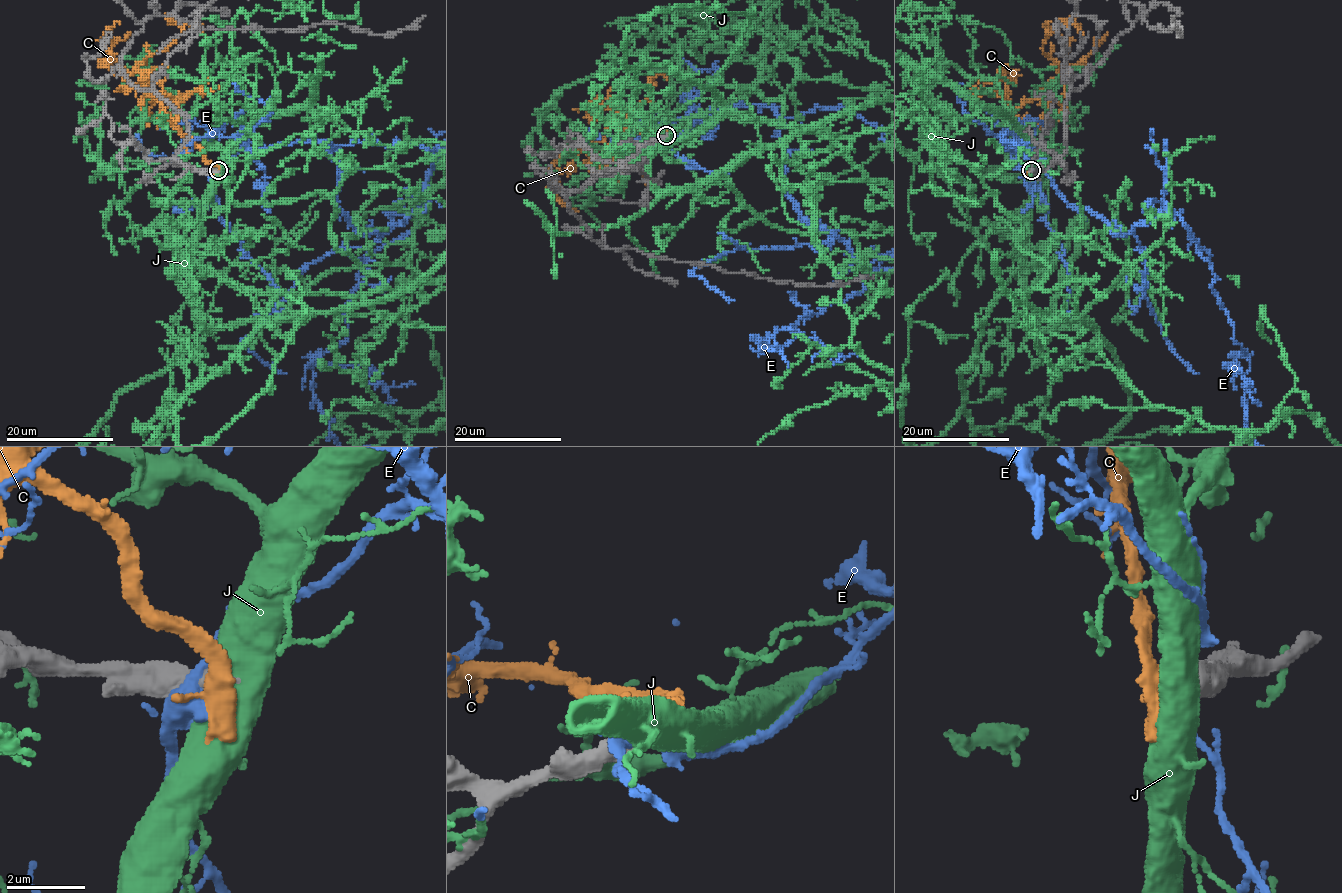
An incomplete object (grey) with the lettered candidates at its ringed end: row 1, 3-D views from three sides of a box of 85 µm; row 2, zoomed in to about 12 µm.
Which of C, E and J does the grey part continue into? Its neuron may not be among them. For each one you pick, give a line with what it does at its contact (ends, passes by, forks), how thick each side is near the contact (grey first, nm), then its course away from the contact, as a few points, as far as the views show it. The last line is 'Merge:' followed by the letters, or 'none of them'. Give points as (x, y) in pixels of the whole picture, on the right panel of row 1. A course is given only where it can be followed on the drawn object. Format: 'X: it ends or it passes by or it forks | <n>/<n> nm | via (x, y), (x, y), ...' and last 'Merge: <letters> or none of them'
Merge: none of them

